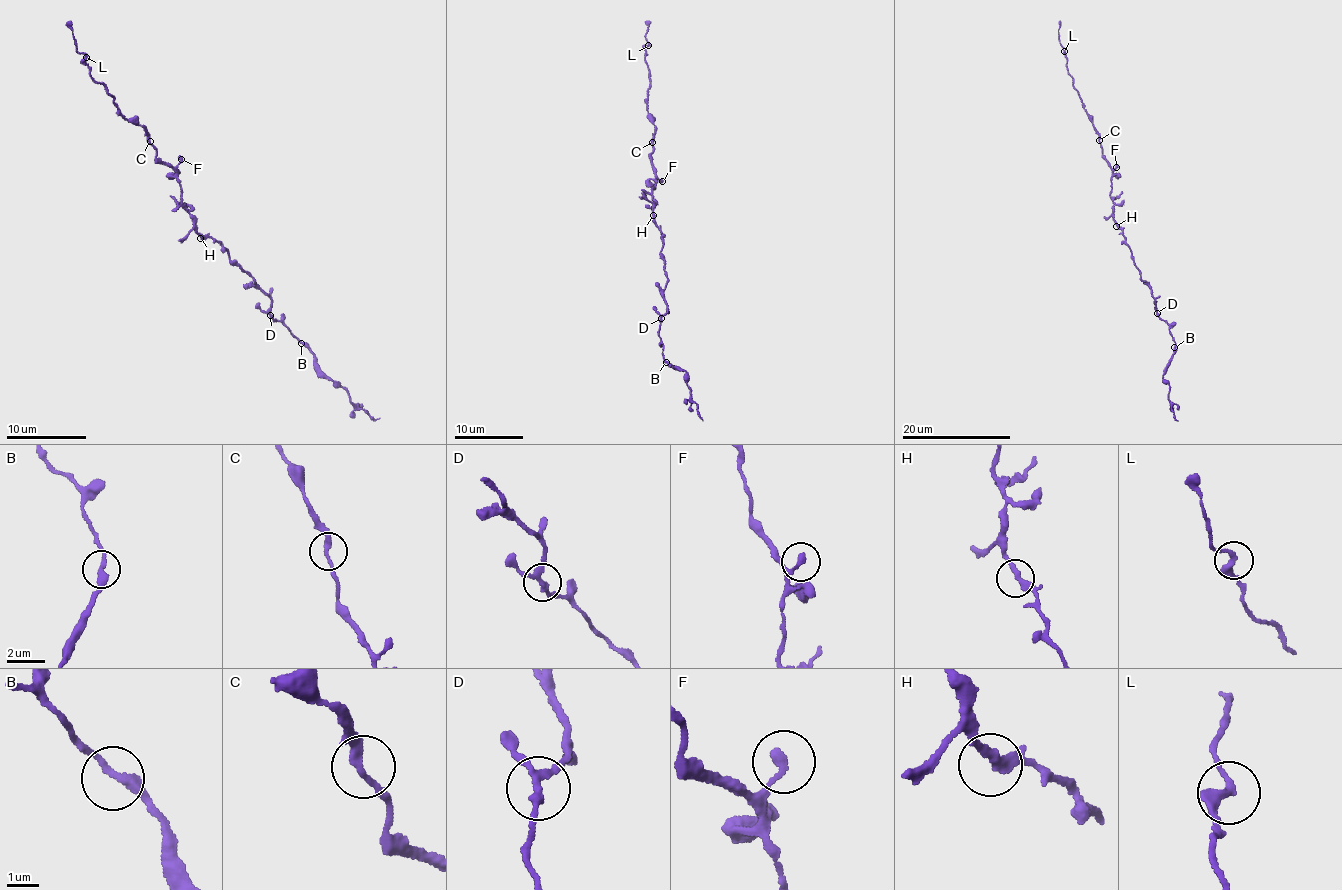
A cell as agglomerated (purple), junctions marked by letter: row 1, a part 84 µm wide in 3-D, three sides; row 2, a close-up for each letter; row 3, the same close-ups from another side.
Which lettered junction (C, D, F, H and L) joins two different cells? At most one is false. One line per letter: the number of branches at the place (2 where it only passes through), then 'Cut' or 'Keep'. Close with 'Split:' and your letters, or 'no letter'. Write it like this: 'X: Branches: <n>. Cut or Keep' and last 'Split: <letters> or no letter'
C: Branches: 2. Keep
D: Branches: 3. Keep
F: Branches: 1. Keep
H: Branches: 2. Keep
L: Branches: 2. Keep
Split: no letter

